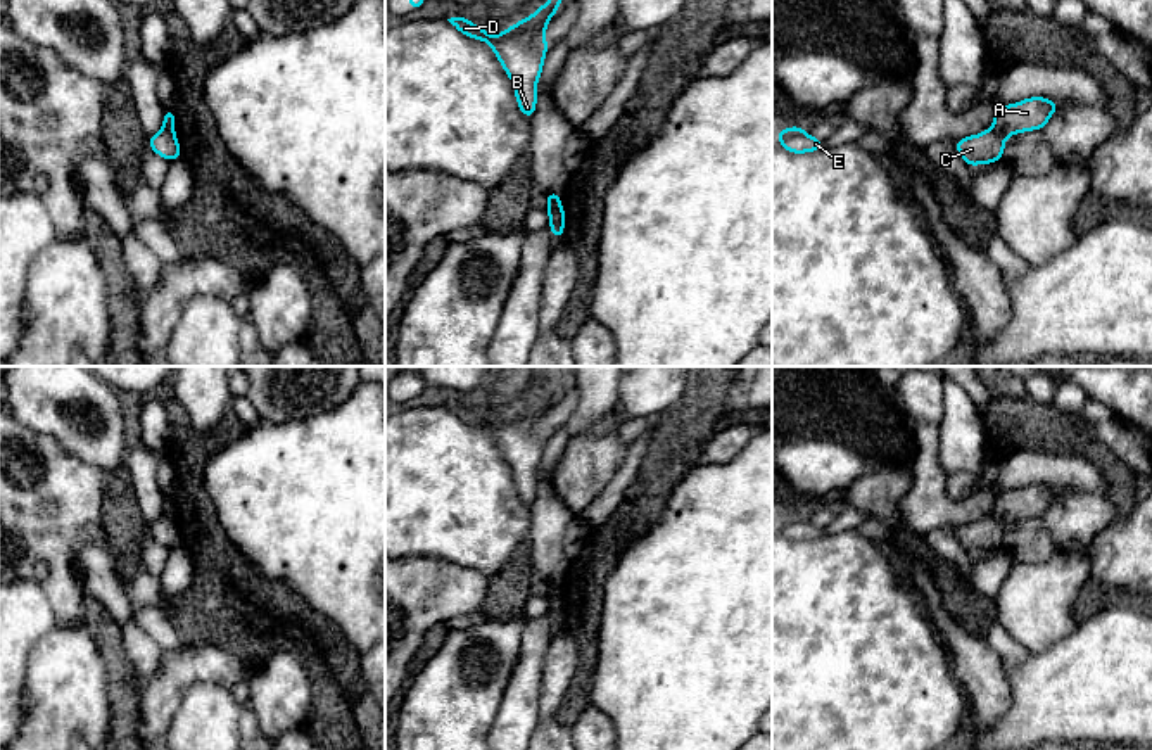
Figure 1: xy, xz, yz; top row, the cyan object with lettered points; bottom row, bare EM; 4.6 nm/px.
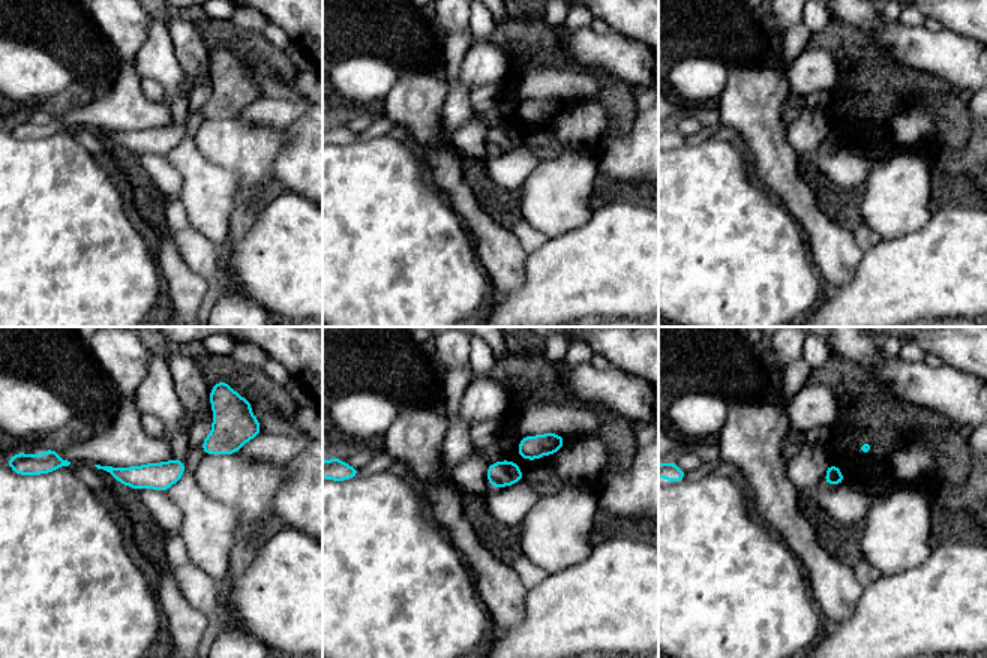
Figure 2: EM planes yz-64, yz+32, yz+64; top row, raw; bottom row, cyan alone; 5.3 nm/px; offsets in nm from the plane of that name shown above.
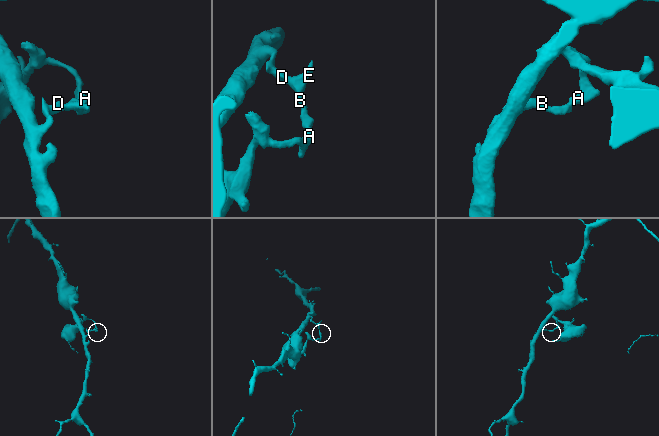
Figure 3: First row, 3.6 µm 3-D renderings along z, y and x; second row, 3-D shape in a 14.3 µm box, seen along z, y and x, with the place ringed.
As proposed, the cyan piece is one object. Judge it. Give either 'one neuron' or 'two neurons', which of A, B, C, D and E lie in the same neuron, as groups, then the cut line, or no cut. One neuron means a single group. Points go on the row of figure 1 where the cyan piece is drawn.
two neurons | A / B C D E | yz (992, 127), (1004, 137)

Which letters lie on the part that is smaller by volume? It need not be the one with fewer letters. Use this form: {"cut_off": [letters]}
{"cut_off": ["A"]}

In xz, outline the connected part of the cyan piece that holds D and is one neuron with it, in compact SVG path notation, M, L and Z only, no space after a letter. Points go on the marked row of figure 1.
M548 0L532 16L506 28L497 36L491 36L485 28L478 28L463 16L447 19L459 33L491 45L503 69L515 86L515 99L522 114L530 119L535 112L535 86L542 73L548 41L546 28L558 12L561 0Z

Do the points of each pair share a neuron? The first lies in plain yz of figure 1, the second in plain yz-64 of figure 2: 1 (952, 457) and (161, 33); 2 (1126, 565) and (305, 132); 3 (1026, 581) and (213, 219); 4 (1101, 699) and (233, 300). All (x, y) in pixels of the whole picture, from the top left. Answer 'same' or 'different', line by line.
1: same
2: same
3: same
4: different

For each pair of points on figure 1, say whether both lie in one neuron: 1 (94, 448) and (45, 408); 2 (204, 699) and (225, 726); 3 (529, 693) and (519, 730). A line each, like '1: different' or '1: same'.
1: same
2: same
3: same

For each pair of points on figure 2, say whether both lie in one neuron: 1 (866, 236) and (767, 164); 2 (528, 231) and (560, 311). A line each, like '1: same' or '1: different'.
1: different
2: different

